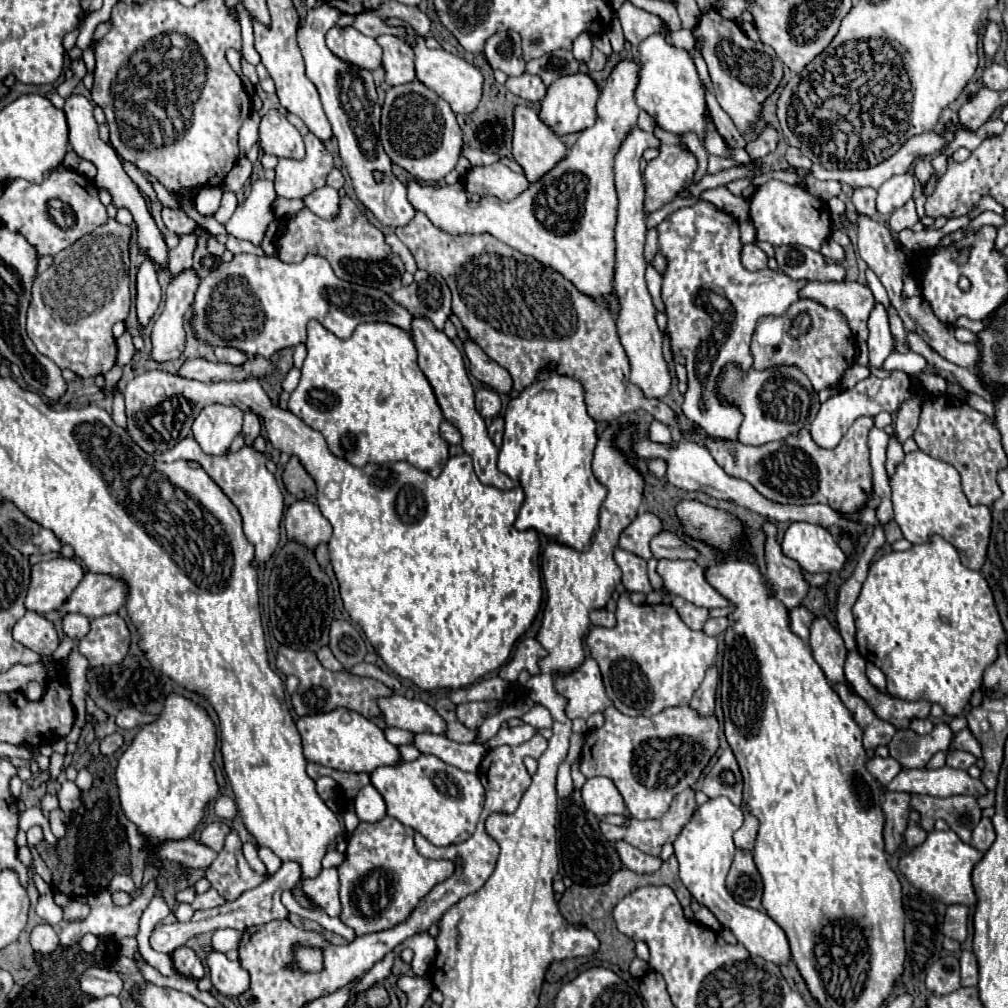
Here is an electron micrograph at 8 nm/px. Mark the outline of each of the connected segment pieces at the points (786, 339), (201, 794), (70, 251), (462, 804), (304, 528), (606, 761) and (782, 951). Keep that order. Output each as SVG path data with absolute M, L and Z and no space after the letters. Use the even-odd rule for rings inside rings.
M803 297L795 301L785 315L761 319L753 335L751 351L755 357L753 367L763 371L781 363L797 365L811 379L815 391L821 391L837 387L843 373L855 363L855 337L841 311L827 309L821 303Z
M169 695L159 717L143 725L119 757L115 781L121 809L149 835L149 843L187 839L195 831L205 805L219 793L211 767L215 743L215 725L207 711L183 695Z
M107 219L107 223L99 225L93 233L89 235L83 235L79 241L75 241L73 245L69 245L65 251L59 251L53 259L53 263L35 277L35 283L33 283L33 289L31 289L31 303L29 303L29 309L27 309L27 335L29 339L33 341L33 345L37 347L37 351L45 357L49 357L55 365L59 365L61 369L71 369L73 373L81 375L81 377L95 377L95 375L101 375L101 373L107 373L113 365L115 365L115 355L117 355L117 345L115 345L115 337L111 333L111 327L117 323L117 321L125 321L127 315L129 315L129 309L131 309L131 295L129 295L129 241L131 241L131 227L129 225L121 225L117 219ZM71 339L83 339L83 359L81 361L73 361L69 357L71 353Z
M421 755L417 761L397 767L377 767L377 771L371 773L371 783L383 795L389 817L413 827L439 847L467 841L477 827L485 801L485 789L477 773L465 773L443 763L435 755Z
M295 501L285 513L287 539L315 551L319 543L329 543L333 527L319 507L309 501Z
M609 707L603 711L605 723L601 729L593 729L587 733L583 749L581 749L581 761L579 771L589 779L597 775L609 777L619 793L625 799L627 811L637 819L657 819L667 809L673 797L685 787L693 787L701 771L707 767L715 751L719 749L719 723L717 717L701 717L691 707L671 707L665 709L653 717L627 717L621 715L615 707Z
M715 797L699 805L691 815L691 819L683 825L679 837L673 841L675 857L679 861L679 877L687 887L687 891L697 899L697 903L707 907L723 927L731 929L737 941L751 955L757 955L775 965L785 965L791 961L791 951L785 931L767 913L737 903L725 889L725 877L735 855L733 833L741 825L743 825L743 811L741 807L733 805L727 797Z

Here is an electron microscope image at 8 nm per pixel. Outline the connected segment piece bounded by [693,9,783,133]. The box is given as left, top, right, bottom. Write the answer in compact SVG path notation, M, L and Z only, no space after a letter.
M715 9L701 15L695 37L703 39L703 57L709 67L715 97L741 133L753 133L765 99L783 79L783 65L771 47L751 41L735 21L723 19Z

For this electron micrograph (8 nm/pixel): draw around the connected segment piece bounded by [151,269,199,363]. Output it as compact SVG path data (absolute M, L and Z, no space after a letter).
M193 269L183 271L167 287L165 309L151 329L151 359L157 363L175 361L185 349L185 313L193 303L199 279Z

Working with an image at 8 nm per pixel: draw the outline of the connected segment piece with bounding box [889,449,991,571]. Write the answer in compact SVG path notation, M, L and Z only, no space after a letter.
M917 449L913 453L907 453L903 463L895 467L889 485L893 491L895 521L907 541L911 541L913 545L925 543L931 535L939 533L959 551L961 563L965 567L975 571L983 567L991 533L991 511L987 507L969 505L955 467Z

